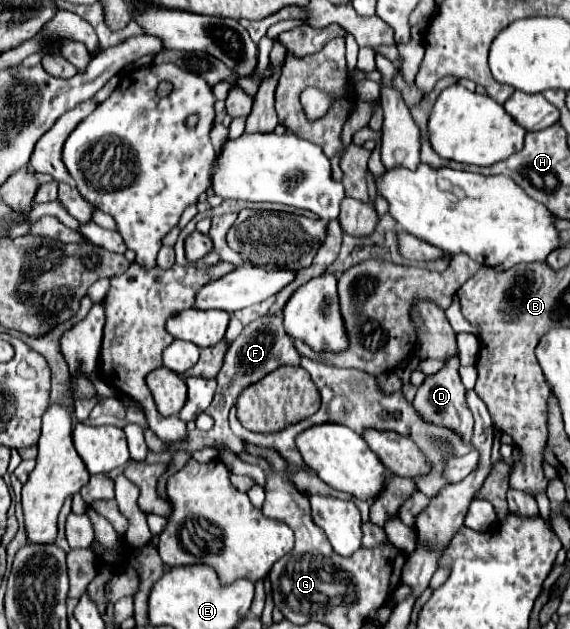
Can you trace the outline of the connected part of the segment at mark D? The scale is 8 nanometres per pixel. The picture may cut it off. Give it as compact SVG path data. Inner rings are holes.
M459 354L449 356L449 360L443 360L443 368L425 378L425 382L417 390L413 404L415 404L417 412L421 416L425 416L425 420L431 420L435 424L441 424L441 426L447 426L447 428L459 432L465 442L471 440L473 416L465 404L465 386L461 384L461 378L459 378Z

